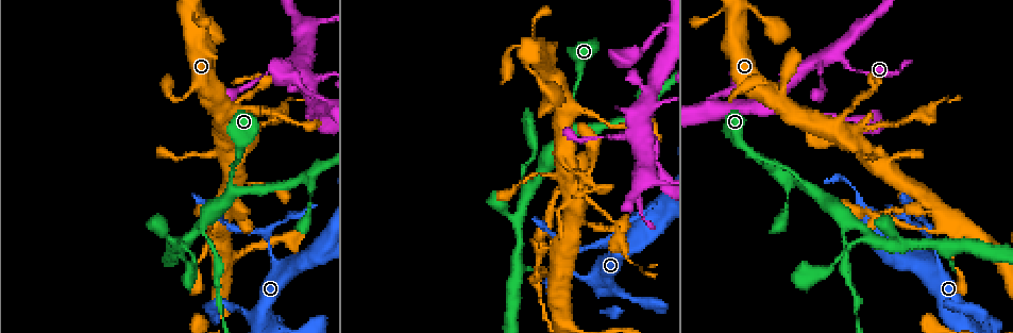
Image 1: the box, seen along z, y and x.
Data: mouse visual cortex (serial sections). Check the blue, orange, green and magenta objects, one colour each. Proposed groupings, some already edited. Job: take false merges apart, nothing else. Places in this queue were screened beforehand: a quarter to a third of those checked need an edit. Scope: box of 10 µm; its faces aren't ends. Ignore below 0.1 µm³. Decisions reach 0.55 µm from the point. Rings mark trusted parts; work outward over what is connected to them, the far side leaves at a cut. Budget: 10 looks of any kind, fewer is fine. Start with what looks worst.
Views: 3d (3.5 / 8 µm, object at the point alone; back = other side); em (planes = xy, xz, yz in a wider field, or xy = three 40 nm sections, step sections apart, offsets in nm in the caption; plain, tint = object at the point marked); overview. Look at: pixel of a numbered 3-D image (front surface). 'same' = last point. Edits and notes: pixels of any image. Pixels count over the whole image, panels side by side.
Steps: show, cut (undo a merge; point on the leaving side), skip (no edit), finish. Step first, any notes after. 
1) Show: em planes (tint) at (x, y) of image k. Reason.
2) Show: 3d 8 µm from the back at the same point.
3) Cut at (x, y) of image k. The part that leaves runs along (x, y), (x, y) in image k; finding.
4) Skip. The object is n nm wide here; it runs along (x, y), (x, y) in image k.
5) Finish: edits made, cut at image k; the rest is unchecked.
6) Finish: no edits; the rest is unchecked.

Show: 3d 3.5 µm at (612, 254) of image 1. Sharp bend.

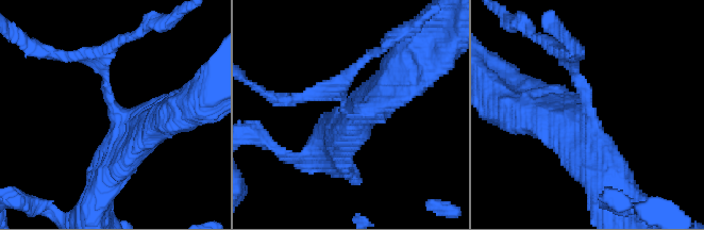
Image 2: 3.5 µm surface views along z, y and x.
Show: em xy step 2 (tint) at (110, 103) of image 2. The arms are 150, 450 nm wide; need the tissue.

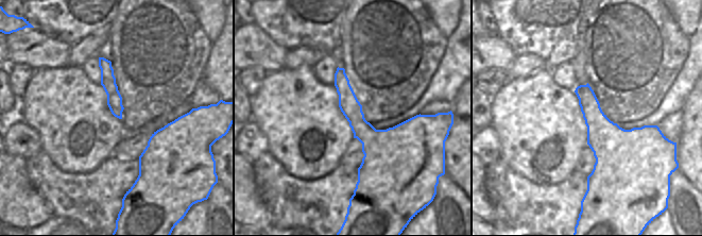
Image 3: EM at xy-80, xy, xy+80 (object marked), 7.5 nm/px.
Show: em xy step 5 (tint) at the same point. Cut it another way.

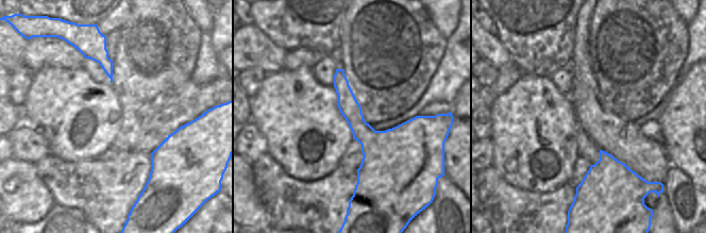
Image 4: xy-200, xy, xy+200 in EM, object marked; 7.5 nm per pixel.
Cut at (105, 75) of image 2. The part that leaves runs along (114, 105), (91, 56), (49, 53) in image 2; a second cell is stuck on.

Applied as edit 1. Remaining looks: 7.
Show: 3d 3.5 µm at (584, 189) of image 1. Calibre changes.

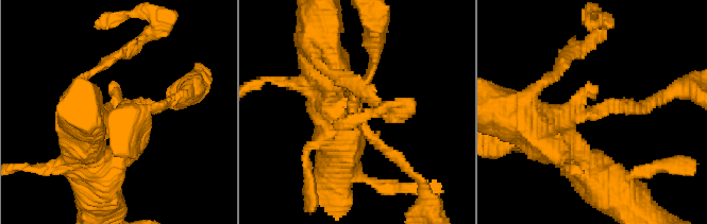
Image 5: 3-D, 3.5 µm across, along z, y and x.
Show: em xy step 3 (tint) at (589, 117) of image 5. The arms are 150, 450 nm wide.

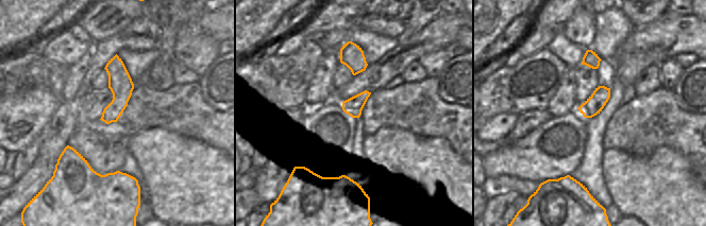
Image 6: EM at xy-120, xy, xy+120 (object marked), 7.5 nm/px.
Cut at (618, 109) of image 5. The part that leaves runs along (584, 115), (643, 108), (657, 98) in image 5; a second cell is stuck on.

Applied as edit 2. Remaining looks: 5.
Show: overview. Redraw.

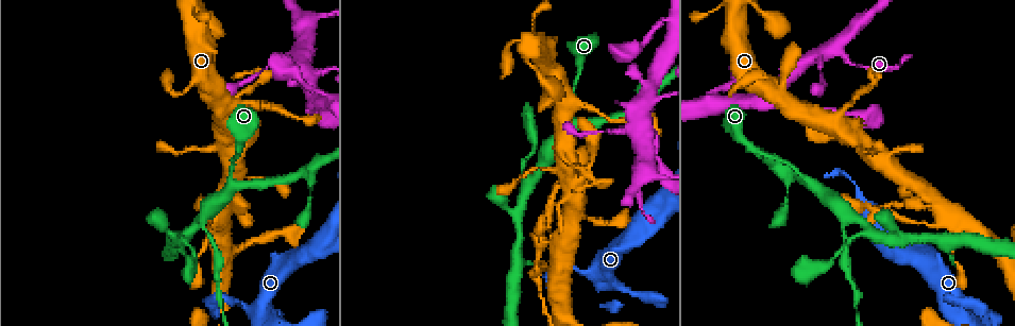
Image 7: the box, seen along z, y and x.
Show: 3d 8 µm at (847, 213) of image 7. Two arms in line, one across.

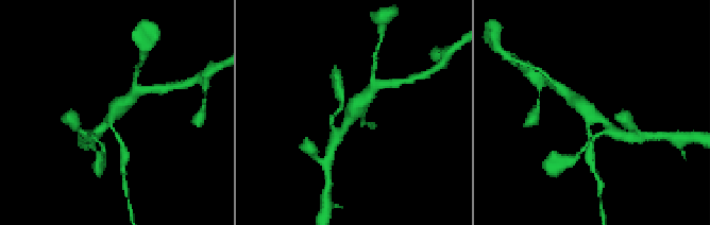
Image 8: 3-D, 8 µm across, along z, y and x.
Show: 3d 3.5 µm from the back at the same point. Closer look.

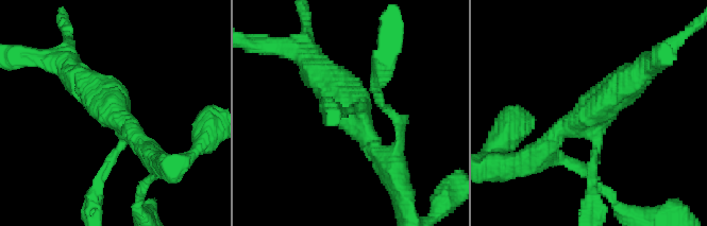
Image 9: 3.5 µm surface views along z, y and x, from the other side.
Show: em planes (tint) at (116, 114) of image 9. 3 arms meet here; the arms are 150, 300, 450 nm wide.

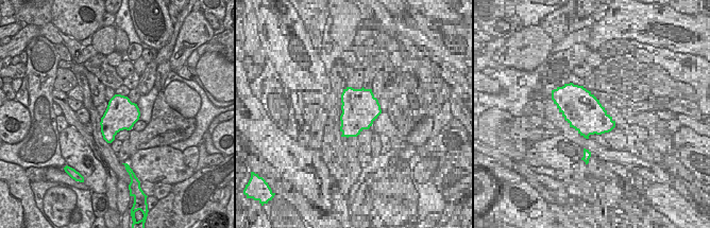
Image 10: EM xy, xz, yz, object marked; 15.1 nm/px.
Cut at (99, 181) of image 9. The part that leaves runs along (116, 152), (100, 177), (94, 216) in image 9; a second cell is stuck on.

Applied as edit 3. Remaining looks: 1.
Finish: edits made, cut at image 2, cut at image 5, cut at image 9; the rest is unchecked.

